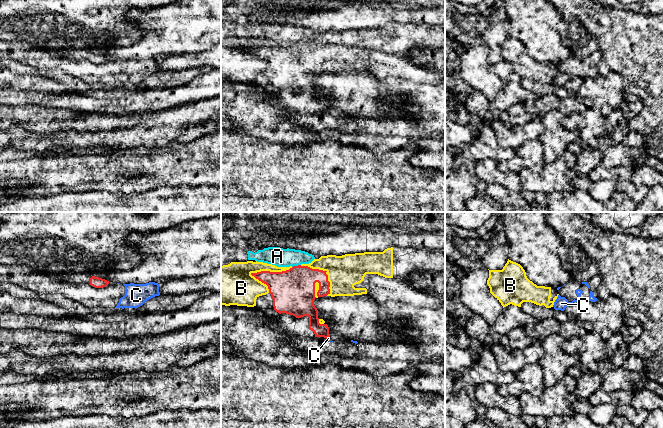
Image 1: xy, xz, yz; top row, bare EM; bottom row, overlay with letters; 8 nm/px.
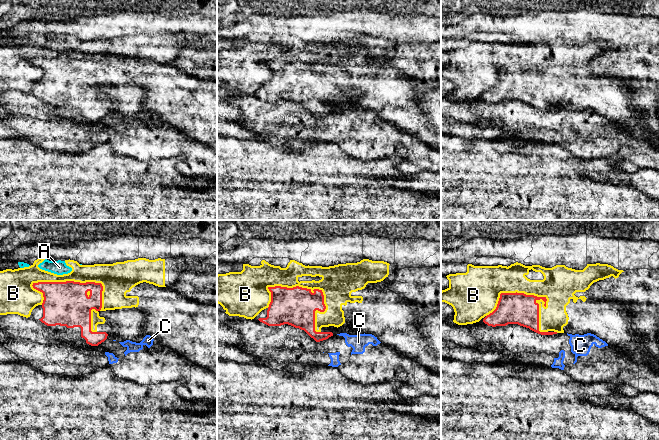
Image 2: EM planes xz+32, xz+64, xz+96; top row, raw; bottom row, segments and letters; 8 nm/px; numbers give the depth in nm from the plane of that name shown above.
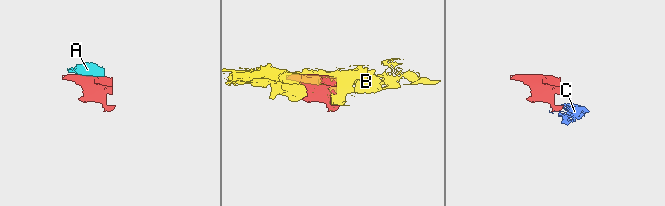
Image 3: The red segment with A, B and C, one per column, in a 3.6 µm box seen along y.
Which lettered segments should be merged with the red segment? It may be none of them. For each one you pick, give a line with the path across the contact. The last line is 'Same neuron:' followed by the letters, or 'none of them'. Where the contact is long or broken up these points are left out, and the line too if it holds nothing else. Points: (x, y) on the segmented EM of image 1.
Same neuron: none of them

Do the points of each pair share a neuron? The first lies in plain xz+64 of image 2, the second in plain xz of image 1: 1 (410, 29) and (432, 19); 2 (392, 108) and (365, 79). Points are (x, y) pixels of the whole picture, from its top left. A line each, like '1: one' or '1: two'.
1: one
2: two

